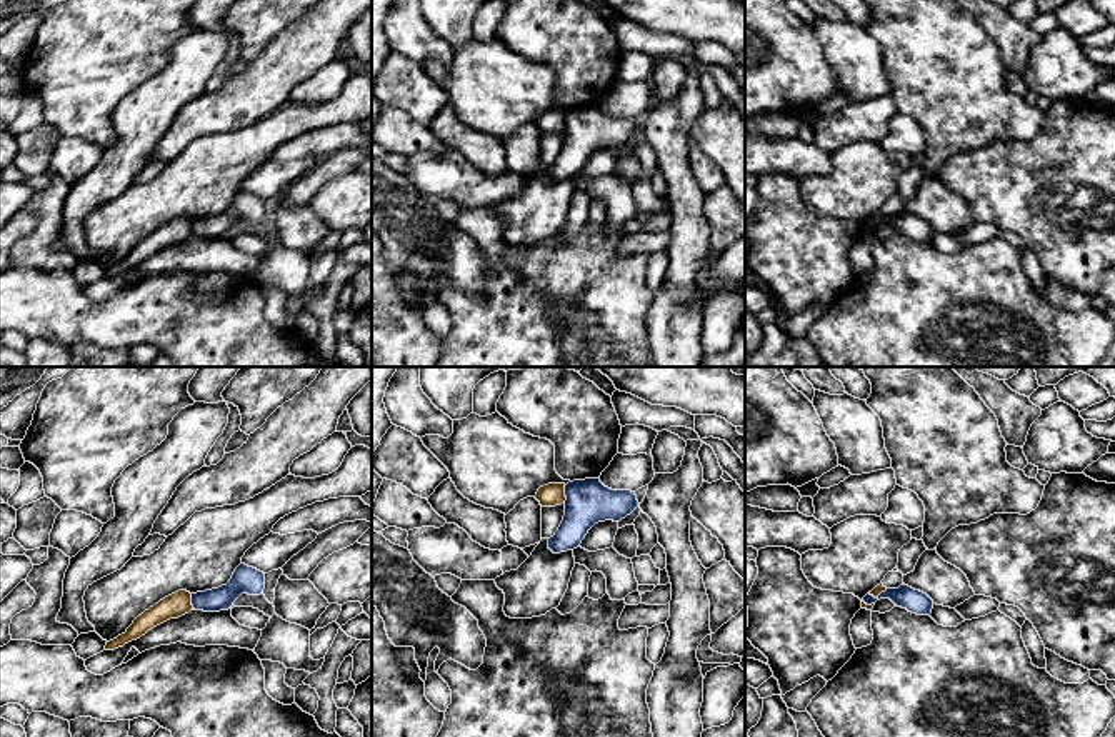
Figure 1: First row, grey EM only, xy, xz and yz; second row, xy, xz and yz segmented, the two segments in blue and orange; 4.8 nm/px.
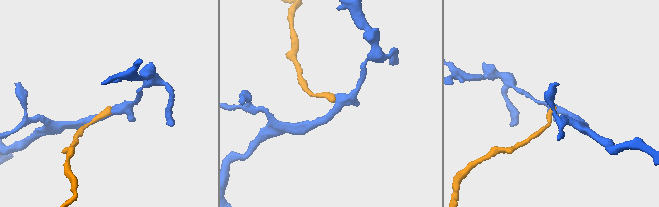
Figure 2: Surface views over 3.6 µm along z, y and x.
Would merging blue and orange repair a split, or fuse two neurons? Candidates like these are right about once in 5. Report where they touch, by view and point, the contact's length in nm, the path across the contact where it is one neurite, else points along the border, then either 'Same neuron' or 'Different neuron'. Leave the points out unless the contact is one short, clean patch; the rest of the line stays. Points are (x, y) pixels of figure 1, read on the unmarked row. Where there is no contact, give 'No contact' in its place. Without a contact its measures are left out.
Touches blue at xz (565, 120). Shared border 90 nm. Boundary: xz (564, 112), (565, 129). Different neuron

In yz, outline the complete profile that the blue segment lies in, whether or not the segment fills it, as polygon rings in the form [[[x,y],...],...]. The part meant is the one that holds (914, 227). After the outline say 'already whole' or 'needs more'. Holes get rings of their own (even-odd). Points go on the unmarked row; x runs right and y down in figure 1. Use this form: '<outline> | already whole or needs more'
[[[905,210],[898,215],[887,215],[877,225],[867,220],[863,223],[863,228],[867,232],[872,232],[880,225],[890,225],[897,233],[907,235],[917,242],[930,242],[933,235],[933,227],[927,220],[915,217]]] | already whole

